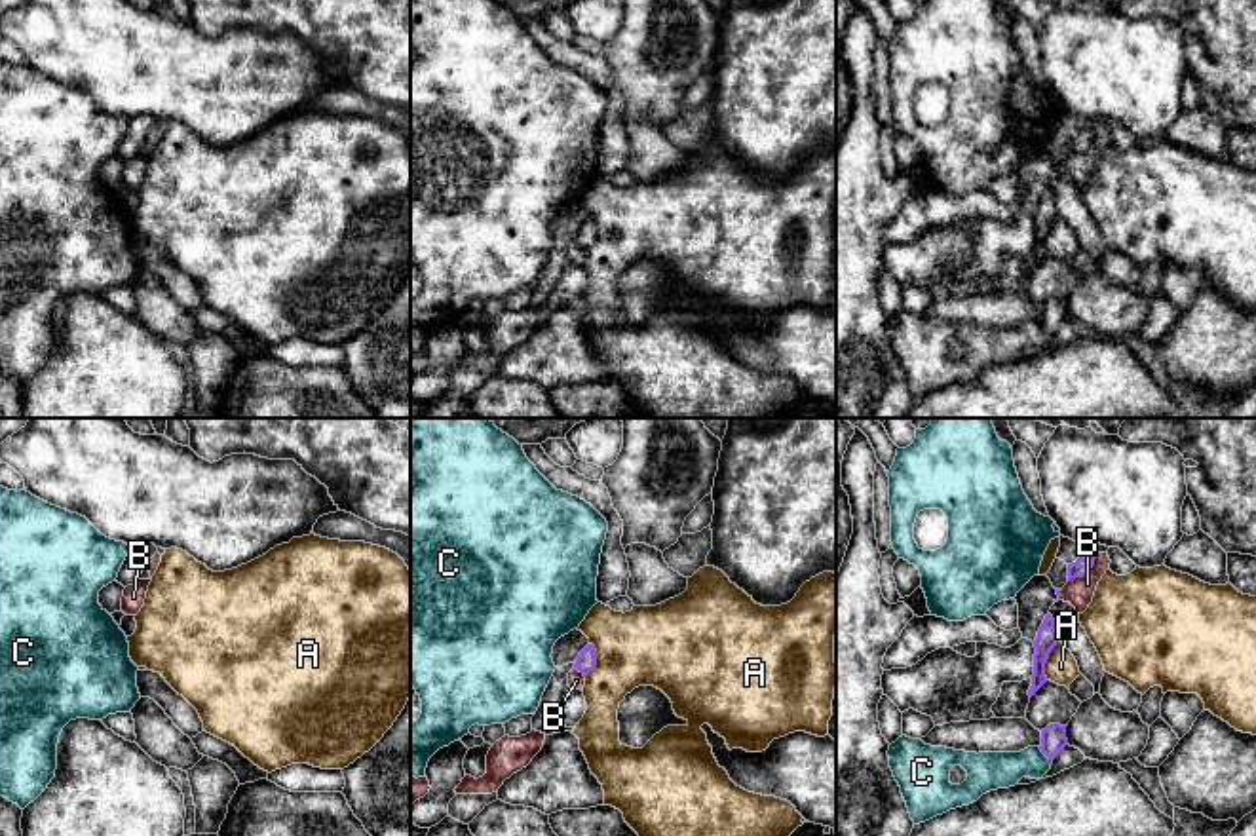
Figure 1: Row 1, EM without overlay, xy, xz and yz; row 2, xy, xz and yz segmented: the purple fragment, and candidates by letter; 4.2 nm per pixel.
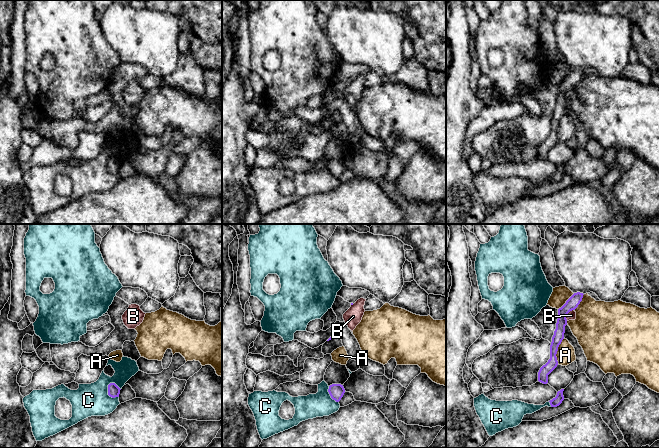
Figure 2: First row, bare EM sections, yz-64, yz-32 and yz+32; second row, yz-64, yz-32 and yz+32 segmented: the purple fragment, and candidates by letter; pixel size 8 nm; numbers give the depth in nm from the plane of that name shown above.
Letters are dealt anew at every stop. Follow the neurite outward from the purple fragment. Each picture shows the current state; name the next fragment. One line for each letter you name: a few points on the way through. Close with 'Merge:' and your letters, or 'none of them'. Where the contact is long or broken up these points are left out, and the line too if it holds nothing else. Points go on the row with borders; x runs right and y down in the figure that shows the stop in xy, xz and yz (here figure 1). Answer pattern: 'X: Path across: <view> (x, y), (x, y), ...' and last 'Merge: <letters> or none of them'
Merge: none of them

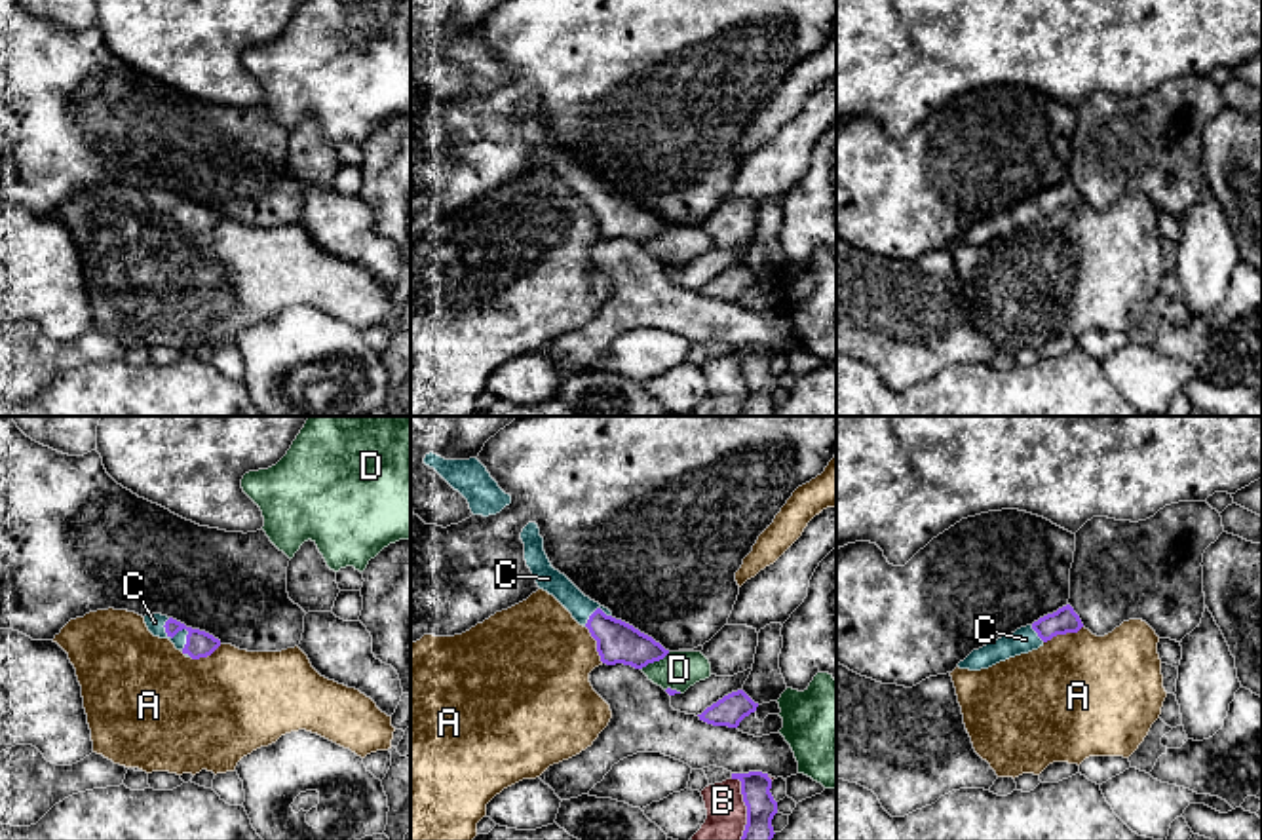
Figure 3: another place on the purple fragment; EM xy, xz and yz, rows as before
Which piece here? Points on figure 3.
C: Path across: xy (198, 645), (183, 628), (172, 637), (154, 622)
Merge: C

